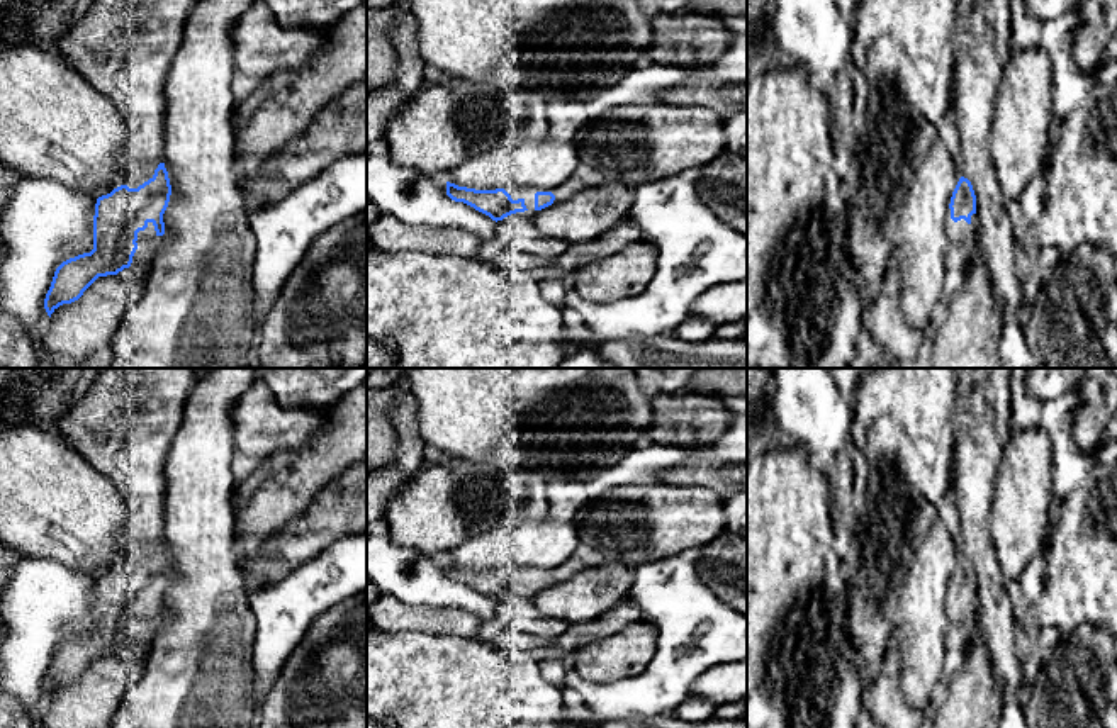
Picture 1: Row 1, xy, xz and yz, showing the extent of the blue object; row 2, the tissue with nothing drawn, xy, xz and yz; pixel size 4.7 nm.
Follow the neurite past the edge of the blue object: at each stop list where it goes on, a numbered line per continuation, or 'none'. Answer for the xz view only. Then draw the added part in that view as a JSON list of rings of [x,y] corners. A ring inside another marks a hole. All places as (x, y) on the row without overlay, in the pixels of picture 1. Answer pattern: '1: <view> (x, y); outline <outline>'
1: xz (572, 565); outline [[[569,558],[565,563],[553,567],[553,568],[535,568],[535,567],[518,567],[518,565],[509,565],[504,570],[511,575],[513,580],[523,579],[526,591],[525,592],[516,592],[519,596],[528,596],[535,597],[536,589],[535,589],[535,574],[536,572],[552,572],[555,575],[553,584],[565,582],[575,574],[586,570],[589,565],[577,560],[577,558]]]

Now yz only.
1: yz (959, 615); outline [[[947,589],[946,599],[946,614],[949,619],[949,631],[946,636],[946,658],[944,658],[944,675],[946,679],[952,677],[964,665],[966,647],[969,641],[969,630],[973,624],[973,618],[976,614],[978,597],[971,596],[971,602],[968,604],[964,599],[954,602],[951,599],[951,589]]]

